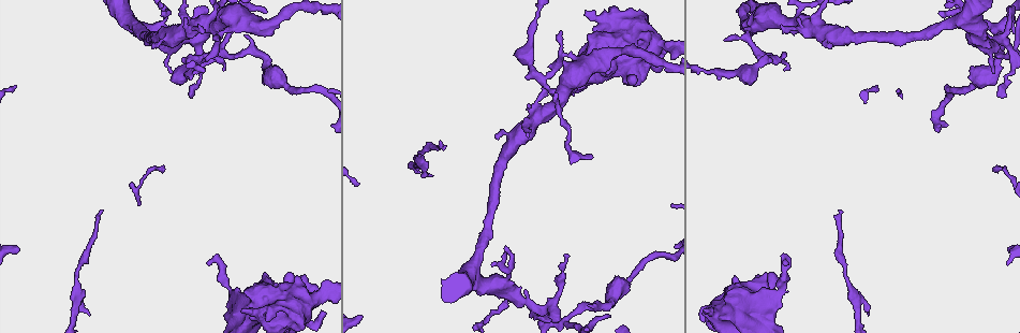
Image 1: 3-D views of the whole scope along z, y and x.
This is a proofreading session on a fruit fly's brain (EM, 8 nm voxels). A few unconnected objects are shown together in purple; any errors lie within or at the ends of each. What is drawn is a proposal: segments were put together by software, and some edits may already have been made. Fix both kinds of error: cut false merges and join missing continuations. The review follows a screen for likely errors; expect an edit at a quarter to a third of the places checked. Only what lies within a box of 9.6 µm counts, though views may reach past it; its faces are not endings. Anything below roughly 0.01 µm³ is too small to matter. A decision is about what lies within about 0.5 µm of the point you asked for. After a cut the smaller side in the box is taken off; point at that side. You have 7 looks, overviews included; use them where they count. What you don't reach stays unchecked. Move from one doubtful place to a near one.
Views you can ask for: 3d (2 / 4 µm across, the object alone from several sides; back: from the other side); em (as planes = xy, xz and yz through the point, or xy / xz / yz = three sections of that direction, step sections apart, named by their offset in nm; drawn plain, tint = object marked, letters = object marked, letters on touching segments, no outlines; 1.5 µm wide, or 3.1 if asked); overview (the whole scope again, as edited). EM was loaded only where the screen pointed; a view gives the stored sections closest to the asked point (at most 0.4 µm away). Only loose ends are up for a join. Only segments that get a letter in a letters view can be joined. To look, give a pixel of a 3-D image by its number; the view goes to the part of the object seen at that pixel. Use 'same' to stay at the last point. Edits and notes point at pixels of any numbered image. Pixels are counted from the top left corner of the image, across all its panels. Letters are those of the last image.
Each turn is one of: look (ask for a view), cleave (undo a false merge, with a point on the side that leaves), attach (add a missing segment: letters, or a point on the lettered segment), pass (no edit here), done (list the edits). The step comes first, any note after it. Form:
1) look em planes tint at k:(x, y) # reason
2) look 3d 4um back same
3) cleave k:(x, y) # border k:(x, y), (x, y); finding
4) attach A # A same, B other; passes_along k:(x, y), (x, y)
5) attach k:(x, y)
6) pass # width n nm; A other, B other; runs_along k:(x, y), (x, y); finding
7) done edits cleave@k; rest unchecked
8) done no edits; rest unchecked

look em planes letters at 1:(216, 39) # thin end

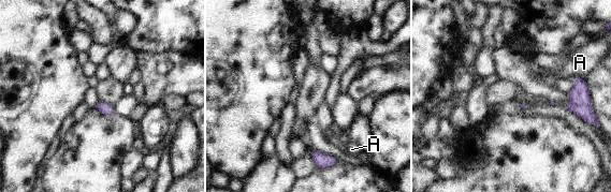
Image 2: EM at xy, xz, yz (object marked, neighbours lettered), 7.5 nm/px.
pass # longest_contact A 70 nm; A other; border 2:(581, 77), (573, 79); no lettered segment goes on from it

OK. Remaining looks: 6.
look 3d 2um back at 1:(704, 310) # stops while still wide

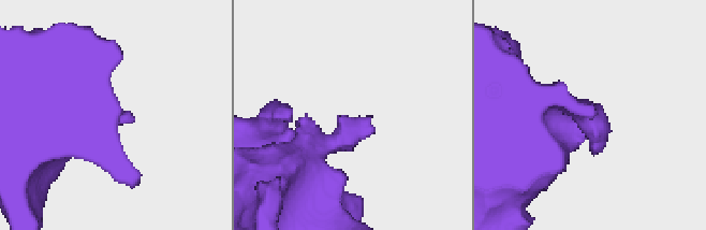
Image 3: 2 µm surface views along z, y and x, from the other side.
look em planes letters at 3:(131, 115)

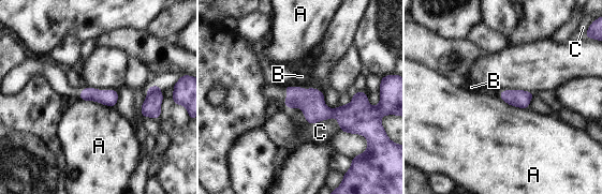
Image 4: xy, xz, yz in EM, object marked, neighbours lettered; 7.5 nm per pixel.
pass # A other, B other, C other; border 4:(78, 98), (93, 100), (113, 107); none of them fits

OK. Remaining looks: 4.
look 3d 4um at 1:(295, 277)

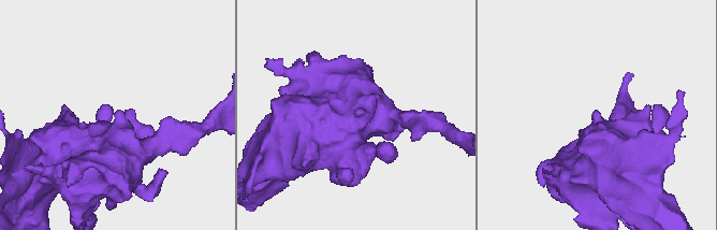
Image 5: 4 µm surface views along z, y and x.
look em xy step 4 letters at 5:(119, 111)

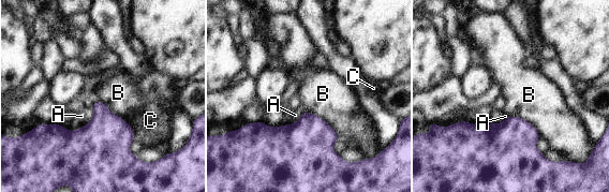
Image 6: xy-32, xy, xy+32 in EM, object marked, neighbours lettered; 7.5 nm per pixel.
pass # A other, B other, C other; border 6:(129, 124), (135, 138); no lettered segment goes on from it

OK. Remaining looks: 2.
done no edits; rest unchecked

